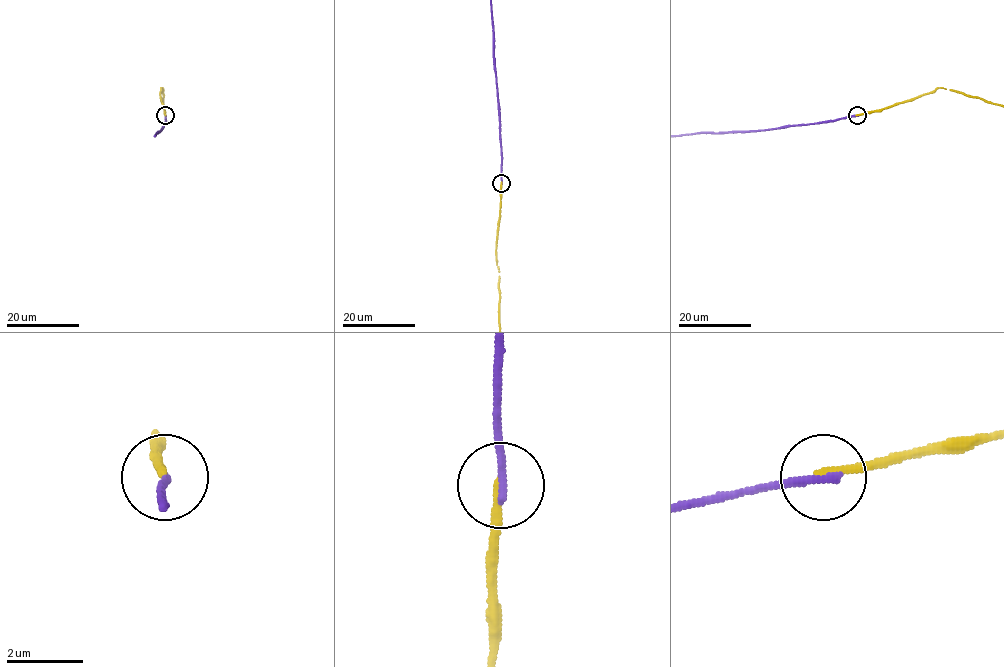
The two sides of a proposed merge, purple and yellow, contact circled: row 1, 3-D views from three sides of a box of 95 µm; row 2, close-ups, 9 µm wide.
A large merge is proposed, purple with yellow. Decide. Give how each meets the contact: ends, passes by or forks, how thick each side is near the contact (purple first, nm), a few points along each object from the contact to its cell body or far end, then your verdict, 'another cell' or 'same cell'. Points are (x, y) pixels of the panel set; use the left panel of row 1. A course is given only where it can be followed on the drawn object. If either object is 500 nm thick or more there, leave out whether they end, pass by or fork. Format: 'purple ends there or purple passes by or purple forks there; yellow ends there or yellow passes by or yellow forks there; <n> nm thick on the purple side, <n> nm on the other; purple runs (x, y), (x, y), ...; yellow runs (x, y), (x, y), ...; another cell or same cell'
purple ends there; yellow ends there; 220 nm thick on the purple side, 220 nm on the other; another cell

